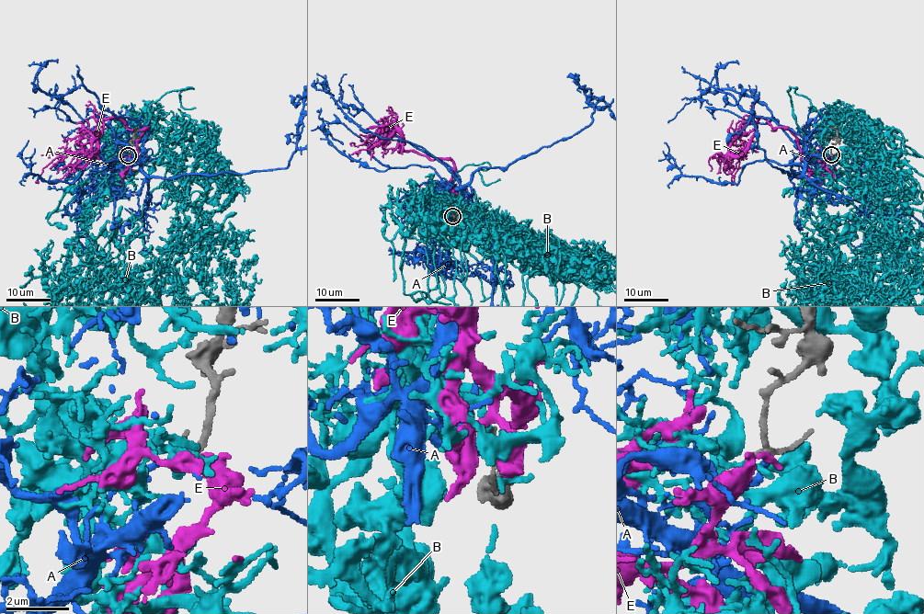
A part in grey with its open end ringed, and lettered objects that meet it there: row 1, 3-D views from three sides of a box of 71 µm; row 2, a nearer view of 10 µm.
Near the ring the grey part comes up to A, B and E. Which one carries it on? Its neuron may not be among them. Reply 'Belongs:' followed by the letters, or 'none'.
Belongs: A

